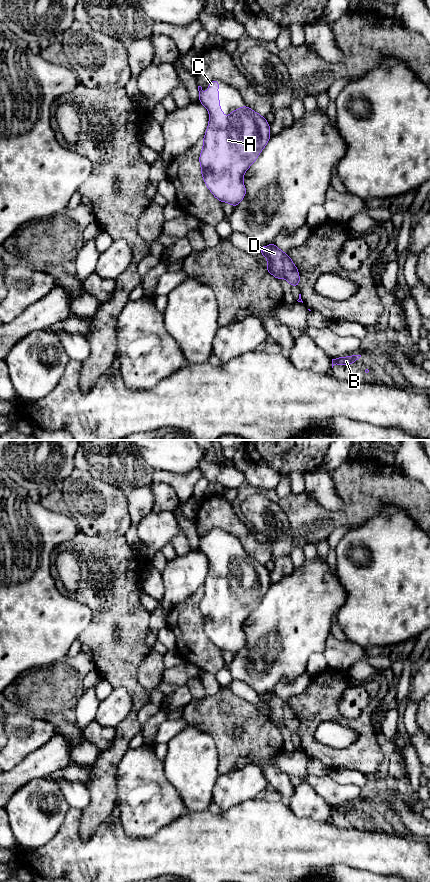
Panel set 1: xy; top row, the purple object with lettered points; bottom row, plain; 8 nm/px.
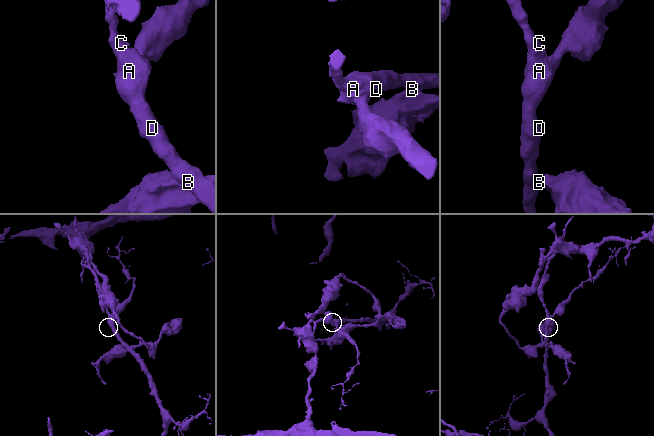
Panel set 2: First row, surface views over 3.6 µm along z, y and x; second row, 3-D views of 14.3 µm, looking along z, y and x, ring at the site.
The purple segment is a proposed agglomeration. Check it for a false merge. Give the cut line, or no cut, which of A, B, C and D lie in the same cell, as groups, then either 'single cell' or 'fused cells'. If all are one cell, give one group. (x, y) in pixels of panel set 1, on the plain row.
cut in xy along (356, 803), (358, 806); A C D / B; fused cells

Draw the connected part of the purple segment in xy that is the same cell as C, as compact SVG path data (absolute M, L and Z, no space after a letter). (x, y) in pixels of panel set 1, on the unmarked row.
M218 528L208 530L209 537L205 542L198 534L199 549L209 559L209 571L203 585L203 597L199 604L201 622L205 633L220 650L230 651L236 655L246 643L243 624L256 609L271 586L270 573L265 565L248 554L238 556L226 565L220 557Z

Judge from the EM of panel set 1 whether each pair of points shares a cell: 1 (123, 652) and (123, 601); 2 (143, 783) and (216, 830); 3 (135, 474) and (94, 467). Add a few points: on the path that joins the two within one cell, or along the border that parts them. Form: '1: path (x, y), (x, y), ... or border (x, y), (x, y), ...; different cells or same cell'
1: path (124, 639), (124, 614); same cell
2: border (186, 812), (165, 825); different cells
3: path (125, 467), (104, 467); same cell

